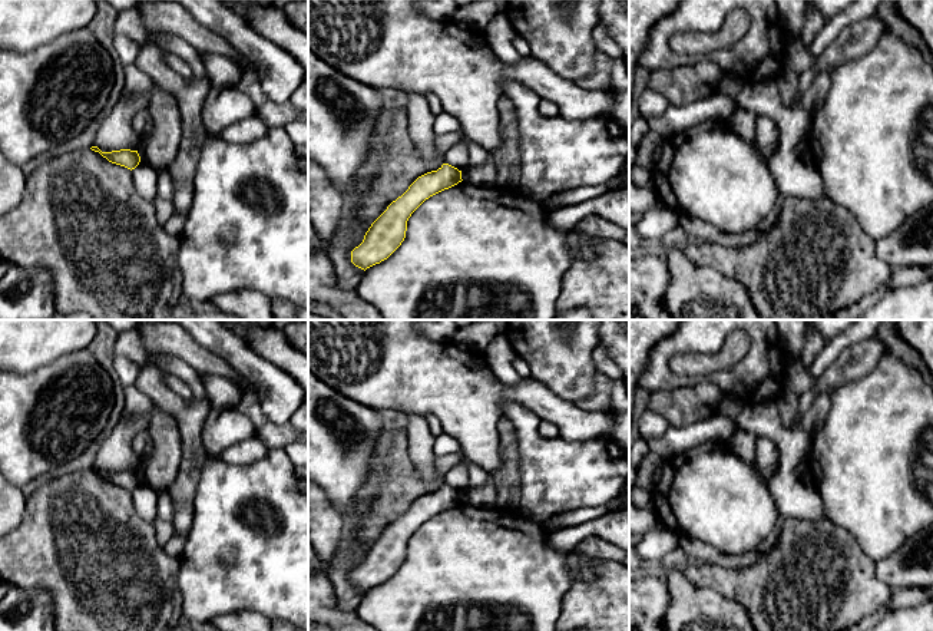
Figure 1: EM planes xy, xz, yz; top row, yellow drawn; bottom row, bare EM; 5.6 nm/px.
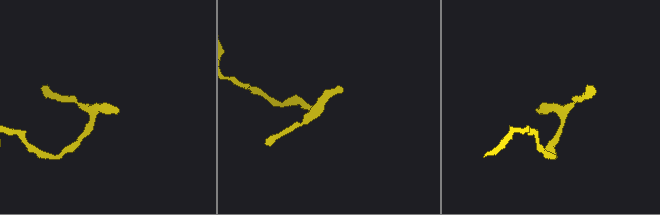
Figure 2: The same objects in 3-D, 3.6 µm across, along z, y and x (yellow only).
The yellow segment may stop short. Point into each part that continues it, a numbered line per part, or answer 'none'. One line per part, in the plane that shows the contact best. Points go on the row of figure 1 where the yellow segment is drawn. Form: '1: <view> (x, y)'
none

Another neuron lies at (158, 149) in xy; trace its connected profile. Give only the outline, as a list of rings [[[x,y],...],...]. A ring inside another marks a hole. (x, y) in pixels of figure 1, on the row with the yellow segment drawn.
[[[155,86],[148,110],[152,116],[152,131],[140,139],[138,153],[142,162],[153,168],[168,168],[181,146],[182,128],[178,99]]]

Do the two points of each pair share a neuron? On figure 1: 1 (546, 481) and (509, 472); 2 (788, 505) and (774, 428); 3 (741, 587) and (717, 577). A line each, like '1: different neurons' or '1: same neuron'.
1: different neurons
2: same neuron
3: same neuron

